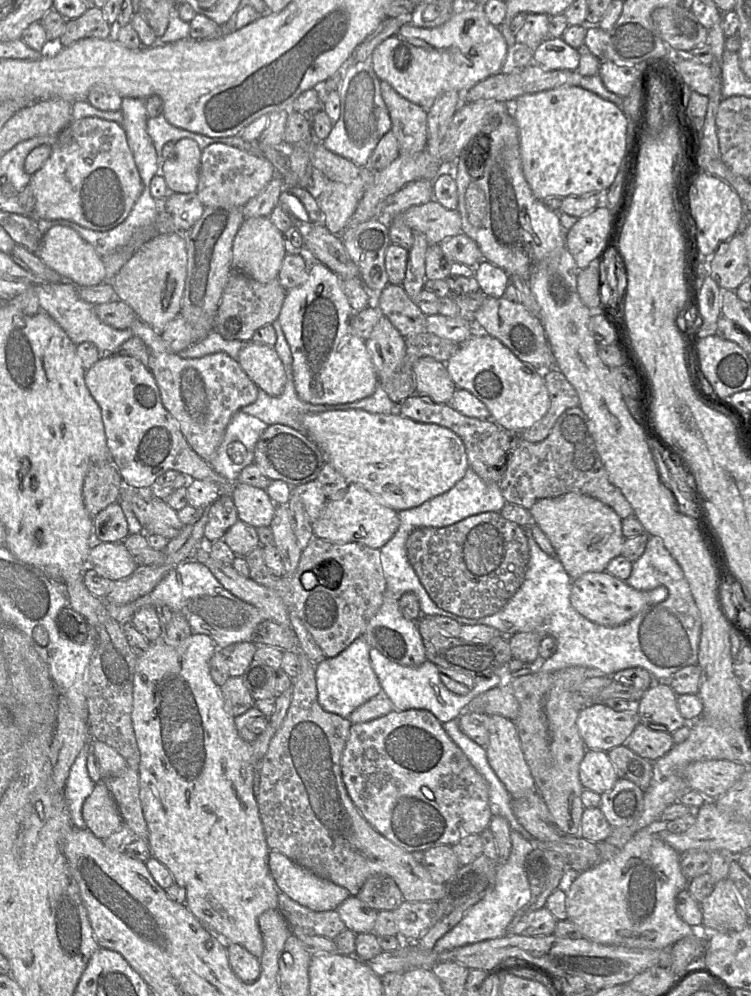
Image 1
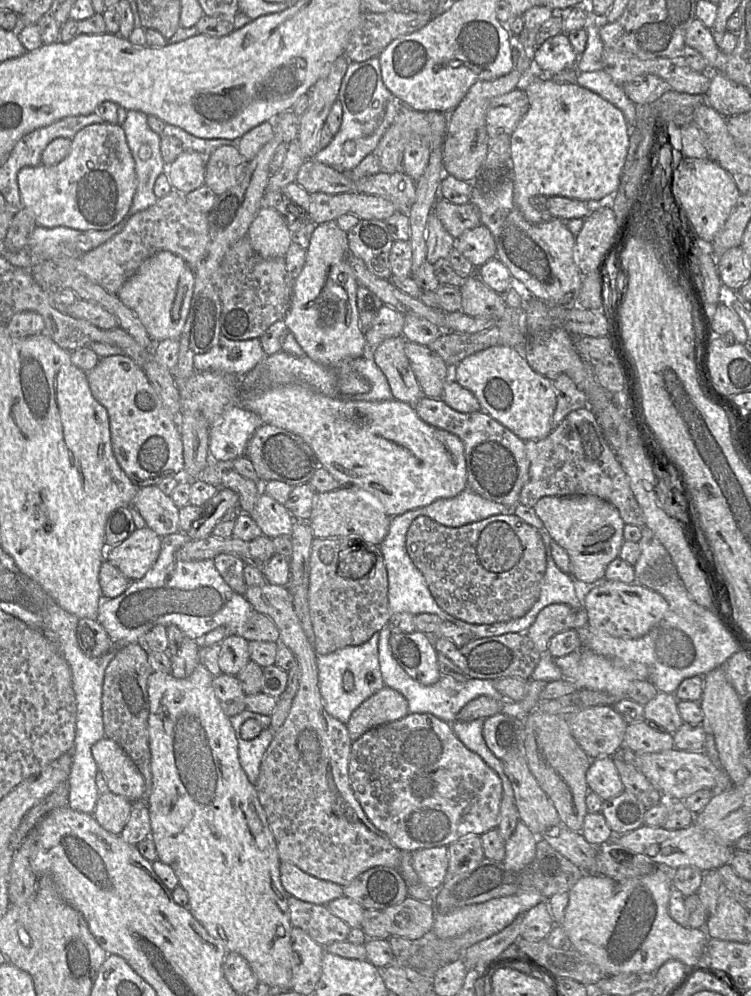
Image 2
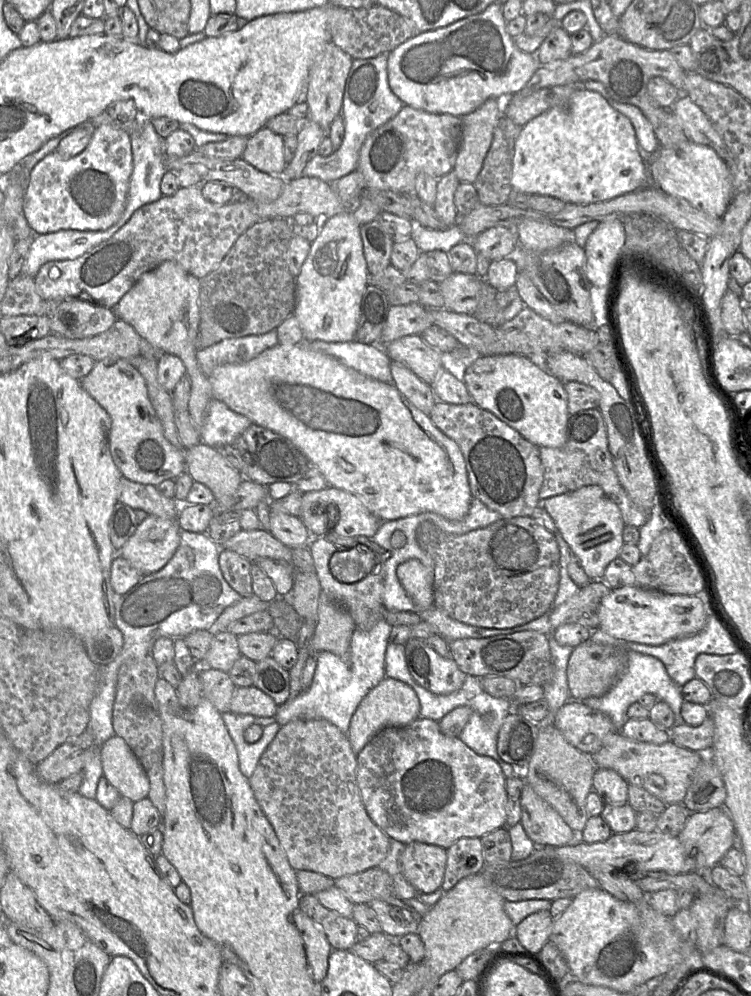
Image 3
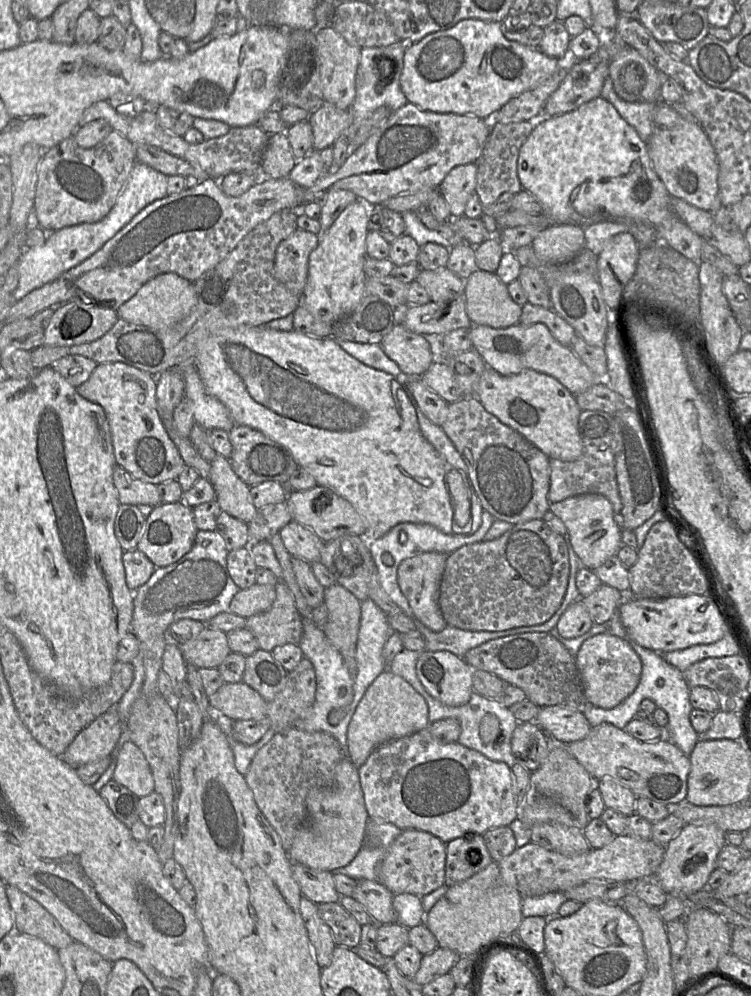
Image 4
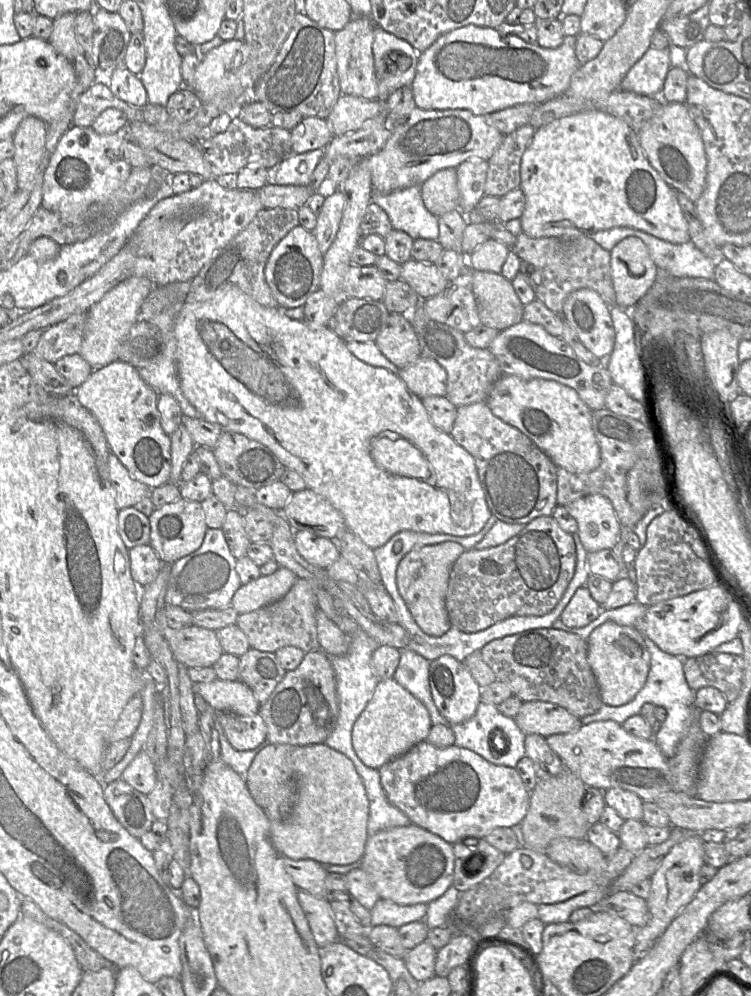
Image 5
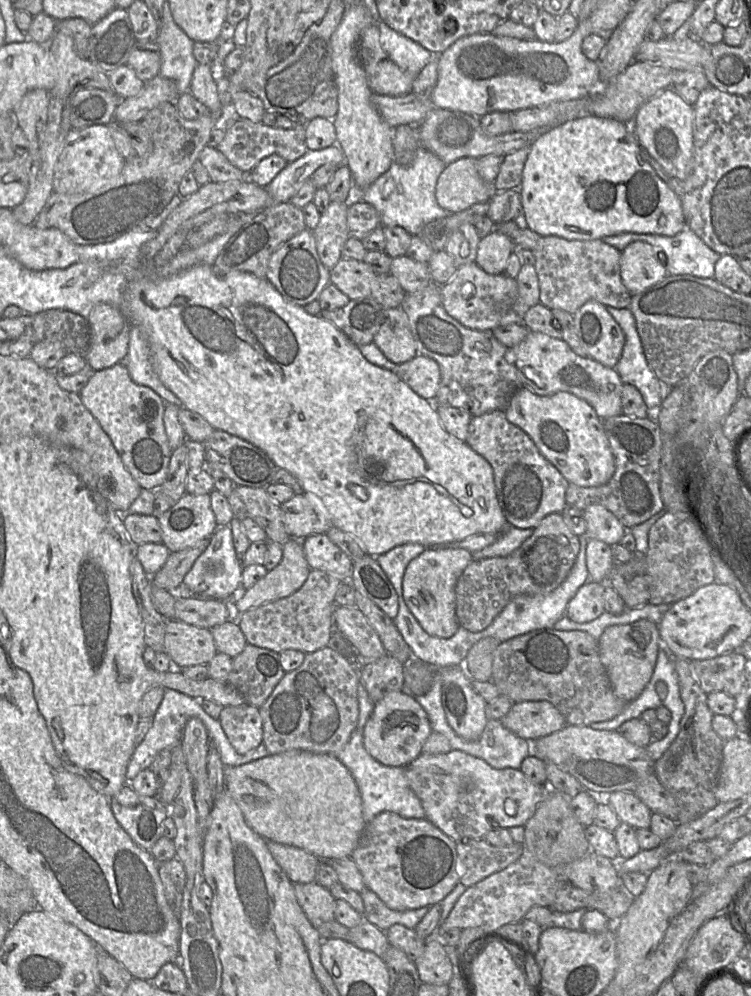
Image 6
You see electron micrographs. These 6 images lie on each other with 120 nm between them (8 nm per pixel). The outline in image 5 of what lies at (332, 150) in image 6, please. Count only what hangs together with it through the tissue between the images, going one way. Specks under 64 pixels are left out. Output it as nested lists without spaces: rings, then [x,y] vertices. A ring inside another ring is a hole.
[[[325,148],[304,153],[293,153],[271,171],[269,183],[277,185],[308,185],[319,161],[325,156]]]

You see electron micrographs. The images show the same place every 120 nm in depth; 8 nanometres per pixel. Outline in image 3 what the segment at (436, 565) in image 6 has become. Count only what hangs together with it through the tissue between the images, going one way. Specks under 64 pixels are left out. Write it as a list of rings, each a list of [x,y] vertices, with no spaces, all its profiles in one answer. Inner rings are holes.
[[[410,559],[397,567],[397,577],[420,610],[428,610],[434,606],[434,570],[428,570],[417,559]]]

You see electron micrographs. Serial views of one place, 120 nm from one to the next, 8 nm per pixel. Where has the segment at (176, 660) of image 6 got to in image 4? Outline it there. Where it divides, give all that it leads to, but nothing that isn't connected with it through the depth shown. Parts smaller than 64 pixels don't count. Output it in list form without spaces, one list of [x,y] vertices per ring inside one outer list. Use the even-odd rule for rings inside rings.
[[[206,627],[195,638],[177,644],[189,666],[218,668],[230,654],[227,633]]]

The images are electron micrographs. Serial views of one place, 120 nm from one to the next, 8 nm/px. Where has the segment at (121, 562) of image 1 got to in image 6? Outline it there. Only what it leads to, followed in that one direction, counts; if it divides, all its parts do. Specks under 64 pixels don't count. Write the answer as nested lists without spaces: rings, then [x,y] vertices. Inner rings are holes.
[[[185,493],[158,518],[162,543],[177,552],[210,538],[218,527],[211,508],[210,493]]]

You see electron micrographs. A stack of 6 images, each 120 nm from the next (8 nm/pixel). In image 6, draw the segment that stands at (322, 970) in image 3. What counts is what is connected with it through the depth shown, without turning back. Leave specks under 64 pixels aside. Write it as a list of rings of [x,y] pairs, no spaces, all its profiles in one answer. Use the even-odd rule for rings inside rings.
[[[316,881],[293,885],[298,903],[316,928],[324,922],[335,919],[335,898],[328,888]]]

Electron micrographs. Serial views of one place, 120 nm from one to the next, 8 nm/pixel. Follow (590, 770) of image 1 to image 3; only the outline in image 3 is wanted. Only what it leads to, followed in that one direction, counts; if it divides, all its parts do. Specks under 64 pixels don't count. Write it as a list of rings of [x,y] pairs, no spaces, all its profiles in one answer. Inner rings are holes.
[[[596,768],[592,787],[604,804],[623,805],[628,803],[628,786],[626,780],[616,771],[606,768]]]

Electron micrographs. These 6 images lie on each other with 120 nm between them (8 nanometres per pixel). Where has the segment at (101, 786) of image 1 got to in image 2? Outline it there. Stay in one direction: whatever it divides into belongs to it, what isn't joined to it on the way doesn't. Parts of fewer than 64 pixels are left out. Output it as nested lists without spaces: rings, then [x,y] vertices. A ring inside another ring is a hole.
[[[109,790],[99,795],[92,815],[102,828],[112,834],[120,834],[131,810],[132,802]]]

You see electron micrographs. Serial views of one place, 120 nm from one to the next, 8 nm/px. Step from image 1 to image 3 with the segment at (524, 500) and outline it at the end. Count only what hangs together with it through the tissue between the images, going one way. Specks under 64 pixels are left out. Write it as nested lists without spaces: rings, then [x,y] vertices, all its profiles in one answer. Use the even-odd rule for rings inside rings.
[[[587,409],[571,415],[567,424],[567,440],[560,448],[539,448],[543,466],[541,501],[560,494],[573,492],[584,486],[597,485],[620,509],[625,525],[640,528],[650,518],[652,510],[640,509],[619,482],[608,449],[607,429],[598,409]]]

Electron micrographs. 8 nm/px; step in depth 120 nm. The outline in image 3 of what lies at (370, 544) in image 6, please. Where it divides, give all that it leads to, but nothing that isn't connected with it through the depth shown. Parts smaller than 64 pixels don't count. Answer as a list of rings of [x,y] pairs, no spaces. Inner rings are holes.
[[[305,341],[296,345],[277,344],[244,363],[219,365],[215,367],[208,378],[215,398],[223,401],[229,409],[246,416],[253,424],[265,427],[290,440],[305,454],[311,465],[320,470],[329,486],[355,495],[380,521],[397,520],[424,512],[436,513],[448,520],[461,520],[467,514],[473,497],[469,487],[465,460],[459,446],[441,432],[428,415],[403,396],[394,384],[387,384],[367,377],[331,355],[310,350],[305,346]]]

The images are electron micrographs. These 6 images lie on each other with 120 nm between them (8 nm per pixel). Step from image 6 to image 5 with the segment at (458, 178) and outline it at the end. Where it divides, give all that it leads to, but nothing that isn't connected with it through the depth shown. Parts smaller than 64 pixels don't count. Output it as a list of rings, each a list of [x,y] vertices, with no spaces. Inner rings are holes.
[[[444,168],[421,184],[425,207],[436,216],[458,209],[460,192],[456,168]]]

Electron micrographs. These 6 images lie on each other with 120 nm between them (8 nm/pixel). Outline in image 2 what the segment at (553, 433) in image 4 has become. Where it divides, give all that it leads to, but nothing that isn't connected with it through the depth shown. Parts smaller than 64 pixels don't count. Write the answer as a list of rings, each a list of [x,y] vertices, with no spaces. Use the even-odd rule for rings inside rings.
[[[493,346],[464,358],[456,366],[455,381],[471,391],[482,410],[493,419],[512,431],[523,441],[546,438],[553,431],[552,417],[557,398],[552,380],[535,372],[523,354],[512,347]]]

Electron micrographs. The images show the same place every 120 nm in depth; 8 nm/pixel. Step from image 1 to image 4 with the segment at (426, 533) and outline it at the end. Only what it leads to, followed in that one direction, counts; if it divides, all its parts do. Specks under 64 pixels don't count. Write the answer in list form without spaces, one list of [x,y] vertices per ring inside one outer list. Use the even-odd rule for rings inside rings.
[[[533,519],[513,525],[510,530],[499,538],[463,545],[448,555],[440,583],[439,607],[447,625],[469,631],[498,632],[521,626],[535,626],[548,621],[559,609],[563,601],[570,574],[569,554],[564,537],[553,531],[544,520]]]

